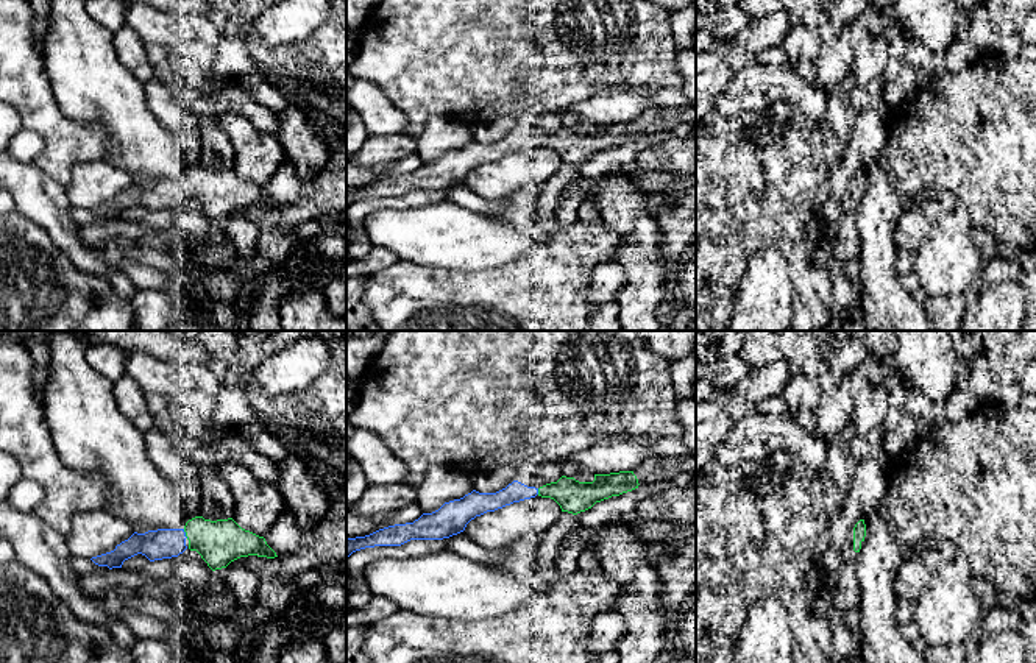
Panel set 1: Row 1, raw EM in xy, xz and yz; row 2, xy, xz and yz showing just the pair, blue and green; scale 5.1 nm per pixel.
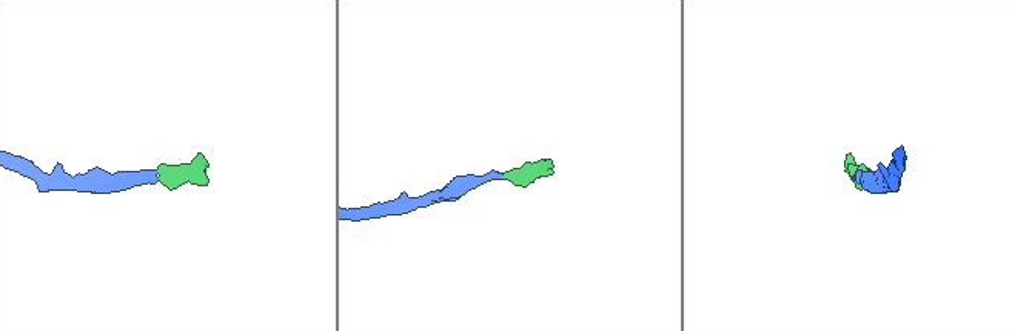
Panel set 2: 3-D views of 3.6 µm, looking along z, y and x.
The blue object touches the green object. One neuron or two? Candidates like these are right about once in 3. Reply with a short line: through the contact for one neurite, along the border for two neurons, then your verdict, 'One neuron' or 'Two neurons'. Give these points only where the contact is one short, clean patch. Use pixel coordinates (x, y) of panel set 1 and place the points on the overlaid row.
One neuron

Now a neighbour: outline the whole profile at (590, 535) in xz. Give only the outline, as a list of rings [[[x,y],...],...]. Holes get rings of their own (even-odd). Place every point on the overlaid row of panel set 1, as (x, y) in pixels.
[[[579,527],[576,532],[584,538],[585,541],[585,549],[587,552],[593,554],[598,557],[598,538],[602,534],[602,527],[598,529],[587,529],[587,527]]]

